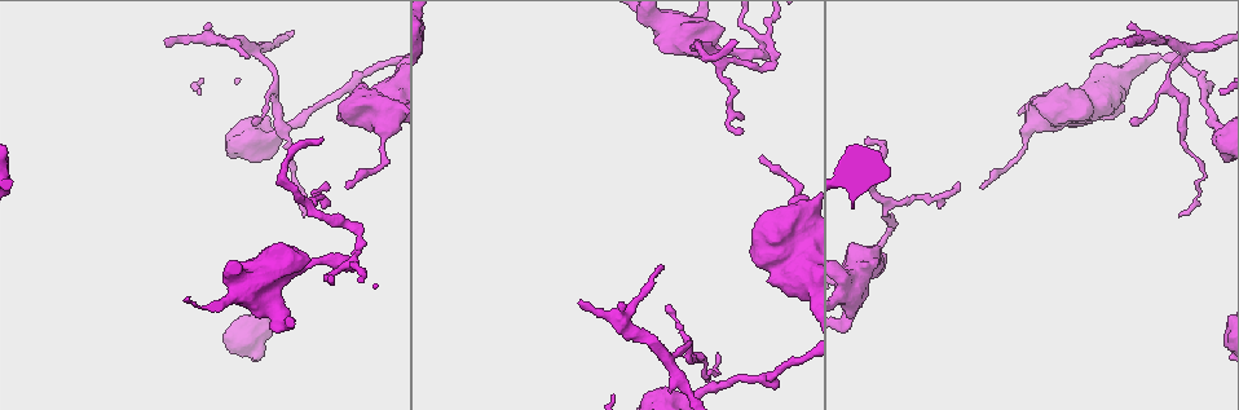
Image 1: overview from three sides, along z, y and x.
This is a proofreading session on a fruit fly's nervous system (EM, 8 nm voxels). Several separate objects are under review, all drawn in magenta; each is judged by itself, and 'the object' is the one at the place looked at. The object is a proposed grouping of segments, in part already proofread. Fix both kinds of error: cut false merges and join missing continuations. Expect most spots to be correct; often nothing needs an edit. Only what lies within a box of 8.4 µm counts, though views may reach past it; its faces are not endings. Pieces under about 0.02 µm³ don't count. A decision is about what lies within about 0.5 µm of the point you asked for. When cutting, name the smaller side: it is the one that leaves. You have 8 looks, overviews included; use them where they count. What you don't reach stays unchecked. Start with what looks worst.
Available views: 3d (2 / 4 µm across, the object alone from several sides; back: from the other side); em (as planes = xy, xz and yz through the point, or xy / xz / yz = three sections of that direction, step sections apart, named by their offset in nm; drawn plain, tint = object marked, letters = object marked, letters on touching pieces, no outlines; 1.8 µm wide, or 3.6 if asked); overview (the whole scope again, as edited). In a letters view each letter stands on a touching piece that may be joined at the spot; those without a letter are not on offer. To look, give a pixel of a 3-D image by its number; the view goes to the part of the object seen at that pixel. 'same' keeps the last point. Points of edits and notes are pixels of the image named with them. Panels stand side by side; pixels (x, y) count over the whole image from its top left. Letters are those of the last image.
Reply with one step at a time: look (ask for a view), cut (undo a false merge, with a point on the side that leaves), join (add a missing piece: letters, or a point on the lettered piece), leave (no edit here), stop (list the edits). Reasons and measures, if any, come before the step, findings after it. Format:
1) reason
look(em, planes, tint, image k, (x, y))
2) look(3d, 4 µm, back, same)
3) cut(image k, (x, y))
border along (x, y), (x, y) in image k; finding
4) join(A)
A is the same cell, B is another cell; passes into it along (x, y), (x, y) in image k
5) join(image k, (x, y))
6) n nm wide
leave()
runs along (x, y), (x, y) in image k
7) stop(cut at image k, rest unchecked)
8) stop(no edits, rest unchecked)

a narrow waist
look(em, planes, letters, image 1, (753, 51))

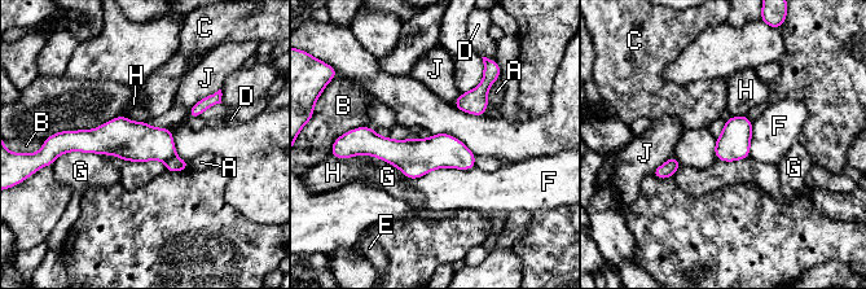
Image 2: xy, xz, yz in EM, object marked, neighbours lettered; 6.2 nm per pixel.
200 nm wide
cut(image 2, (174, 165))
A, B, C, D, E, F, G, H and J are other cells; two neurons meet here

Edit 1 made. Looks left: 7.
thin end
look(3d, 4 µm, back, image 1, (1127, 45))

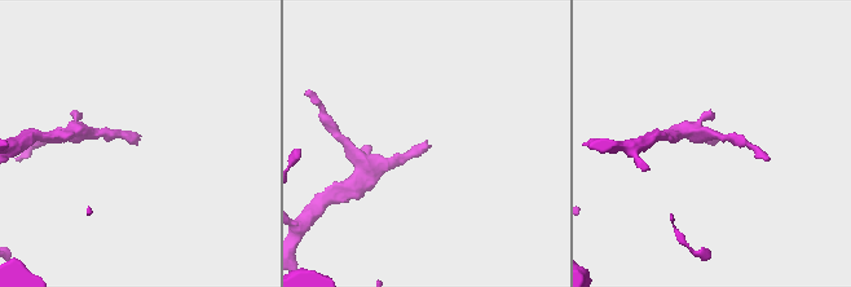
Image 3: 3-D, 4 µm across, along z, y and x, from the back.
look(em, planes, letters, image 3, (137, 144))

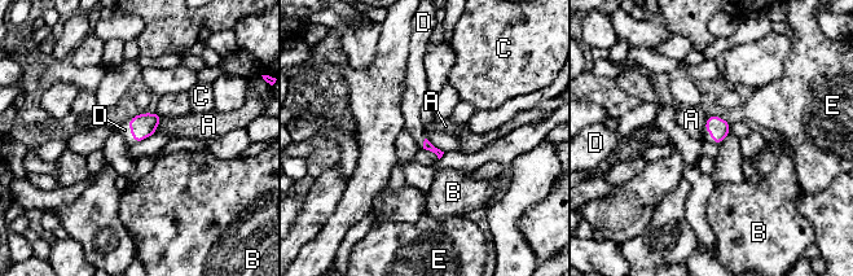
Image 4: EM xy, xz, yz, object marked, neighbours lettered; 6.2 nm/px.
join(D)
D is the same cell, A, B, C and E are other cells; passes into it along (143, 126), (131, 132), (124, 130) in image 4; the neuron continues

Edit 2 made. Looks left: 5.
look(overview)

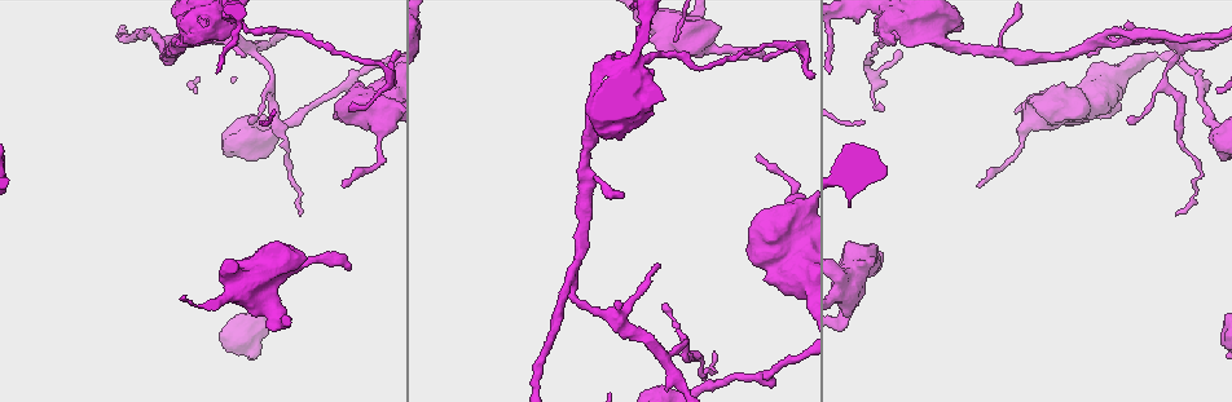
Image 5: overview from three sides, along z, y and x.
sudden change in width
look(3d, 4 µm, image 5, (652, 58))

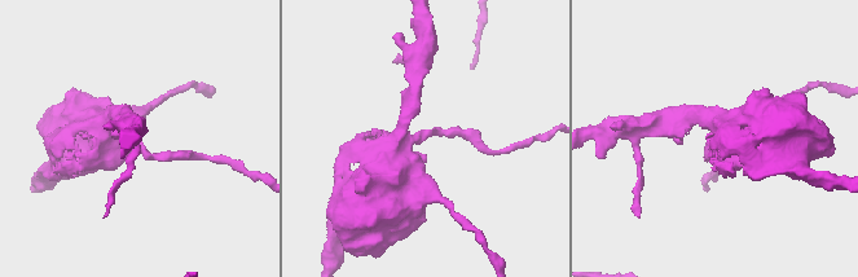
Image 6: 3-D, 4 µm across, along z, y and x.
shape alone is not enough
look(em, yz, step 16, tint, image 6, (426, 134))

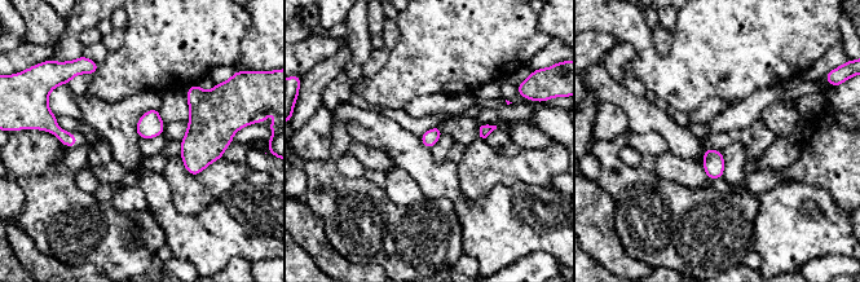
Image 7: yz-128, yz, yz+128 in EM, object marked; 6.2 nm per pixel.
look(em, planes, letters, same)

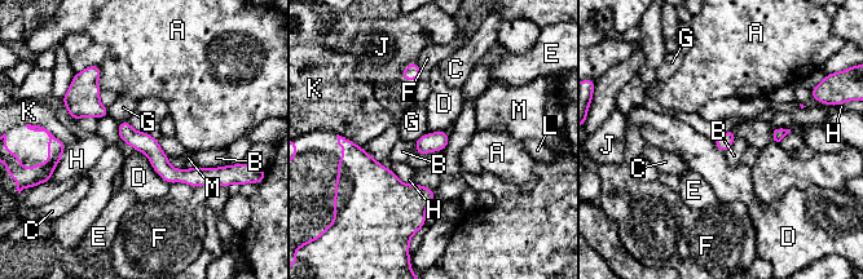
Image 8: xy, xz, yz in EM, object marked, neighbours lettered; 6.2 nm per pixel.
100 nm wide
leave()
A, B, C, D, E, F, G, H, J, K, L and M are other cells; one neuron here

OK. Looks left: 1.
stop(cut at image 2, join at image 4, rest unchecked)

